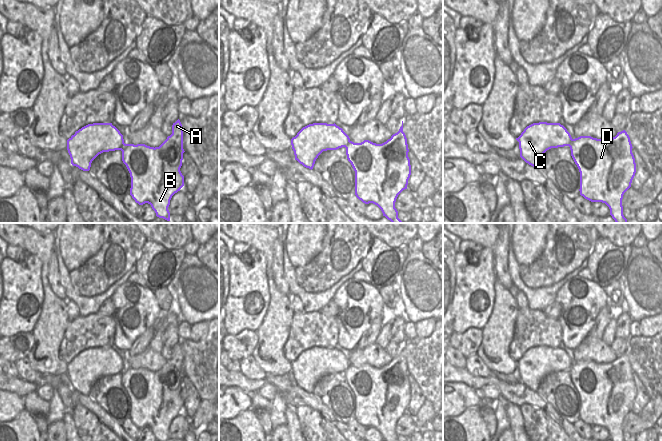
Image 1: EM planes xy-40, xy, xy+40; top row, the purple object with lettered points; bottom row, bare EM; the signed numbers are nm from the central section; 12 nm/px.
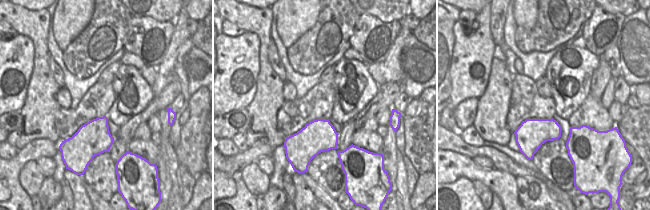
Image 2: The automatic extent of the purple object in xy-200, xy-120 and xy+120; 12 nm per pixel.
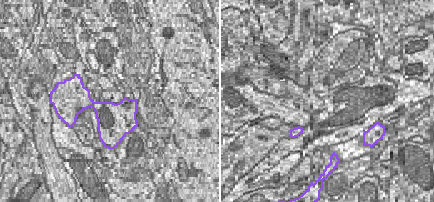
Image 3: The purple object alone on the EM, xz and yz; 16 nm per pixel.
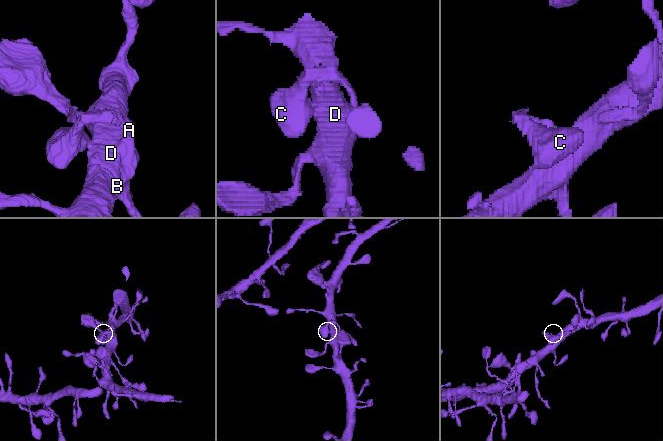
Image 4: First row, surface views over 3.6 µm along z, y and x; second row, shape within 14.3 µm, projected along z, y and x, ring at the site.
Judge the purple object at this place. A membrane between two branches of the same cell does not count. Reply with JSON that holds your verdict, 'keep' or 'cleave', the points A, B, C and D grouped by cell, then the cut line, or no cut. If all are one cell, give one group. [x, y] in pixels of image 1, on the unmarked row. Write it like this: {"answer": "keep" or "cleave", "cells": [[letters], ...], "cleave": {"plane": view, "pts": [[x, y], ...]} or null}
{"answer": "keep", "cells": [["A", "B", "C", "D"]], "cleave": null}

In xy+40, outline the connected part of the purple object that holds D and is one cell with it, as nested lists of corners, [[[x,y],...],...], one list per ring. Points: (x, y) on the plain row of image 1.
[[[539,346],[527,350],[516,364],[520,381],[533,391],[547,374],[569,370],[580,396],[580,419],[591,426],[605,427],[612,441],[624,441],[623,419],[636,397],[633,371],[625,354],[612,363],[573,363],[560,347]]]

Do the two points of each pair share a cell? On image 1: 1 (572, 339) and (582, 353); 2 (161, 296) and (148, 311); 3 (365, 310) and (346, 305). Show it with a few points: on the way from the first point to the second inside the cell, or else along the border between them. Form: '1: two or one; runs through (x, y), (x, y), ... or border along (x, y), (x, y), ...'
1: two; border along (583, 340), (573, 349)
2: two; border along (153, 291), (157, 304), (161, 309)
3: one; runs through (360, 305), (351, 305)

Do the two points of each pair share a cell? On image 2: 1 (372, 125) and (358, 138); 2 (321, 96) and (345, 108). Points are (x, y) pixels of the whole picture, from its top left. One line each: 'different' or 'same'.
1: different
2: different

